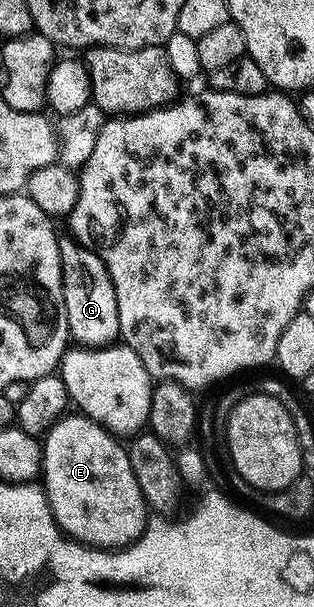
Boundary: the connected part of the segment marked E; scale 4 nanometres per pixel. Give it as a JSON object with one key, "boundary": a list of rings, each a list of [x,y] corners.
{"boundary":[[[74,414],[55,422],[41,443],[41,486],[47,503],[64,535],[75,542],[100,549],[129,547],[146,529],[149,515],[139,492],[139,482],[133,477],[127,447],[86,414]]]}

